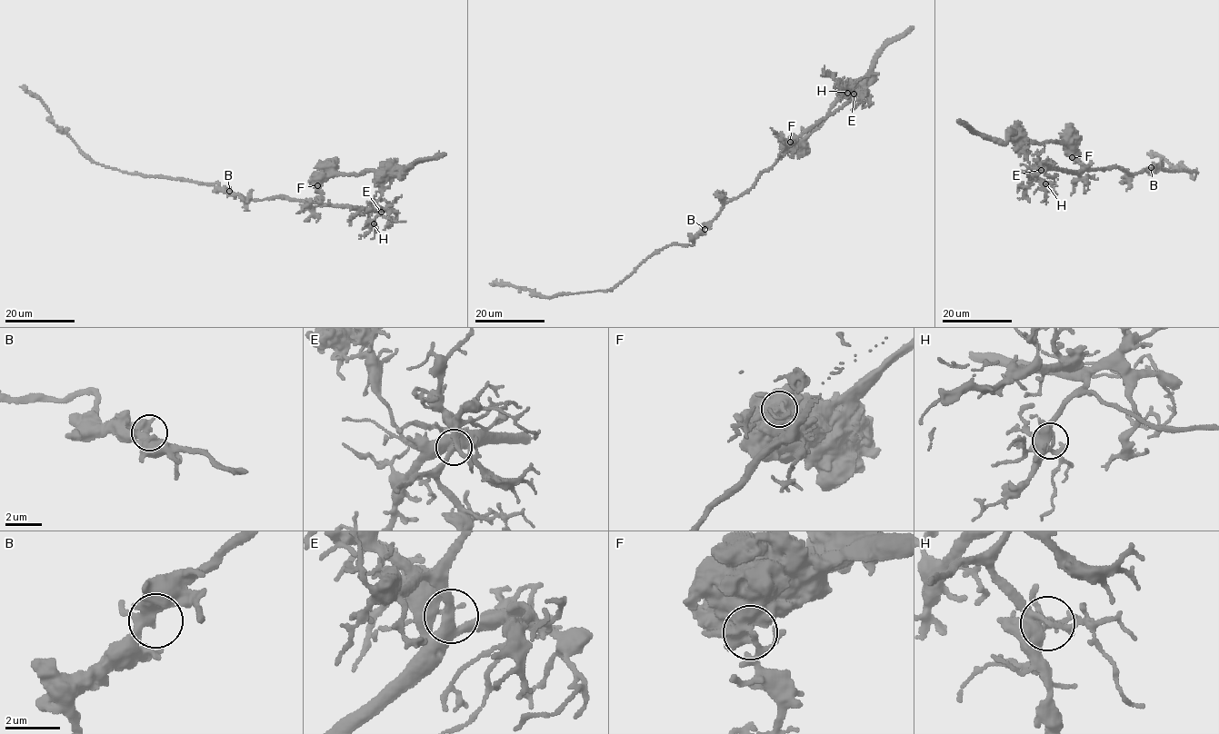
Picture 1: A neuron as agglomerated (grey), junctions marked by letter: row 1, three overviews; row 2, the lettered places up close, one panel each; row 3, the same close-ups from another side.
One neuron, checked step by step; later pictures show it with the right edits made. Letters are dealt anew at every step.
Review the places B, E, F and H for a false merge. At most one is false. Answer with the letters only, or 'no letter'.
F

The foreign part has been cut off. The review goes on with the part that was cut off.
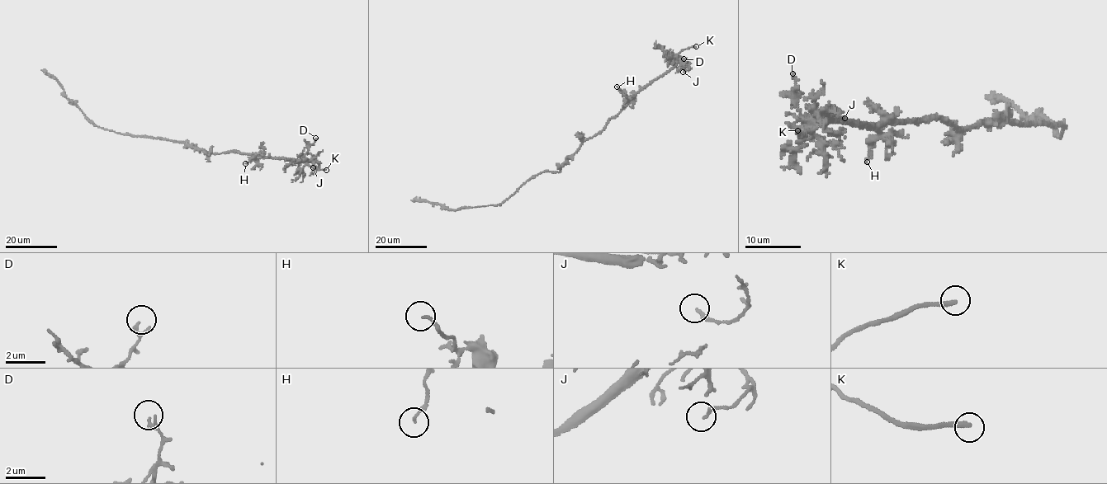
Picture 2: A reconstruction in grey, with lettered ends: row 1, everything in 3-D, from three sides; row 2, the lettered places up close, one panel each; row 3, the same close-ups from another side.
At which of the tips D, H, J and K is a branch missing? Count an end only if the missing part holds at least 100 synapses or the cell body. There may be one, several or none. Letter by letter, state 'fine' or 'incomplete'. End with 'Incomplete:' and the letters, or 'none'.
D: fine
H: fine
J: fine
K: incomplete
Incomplete: K

